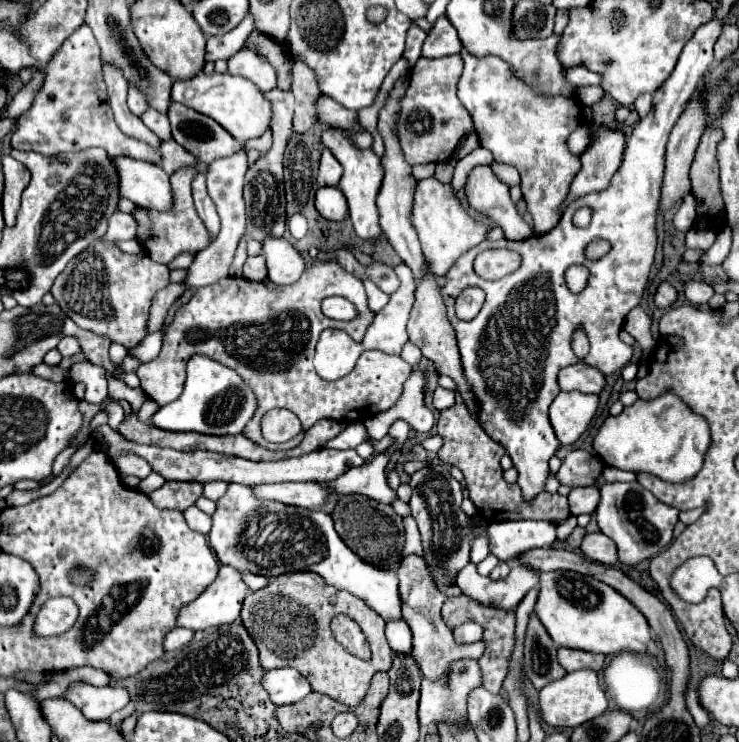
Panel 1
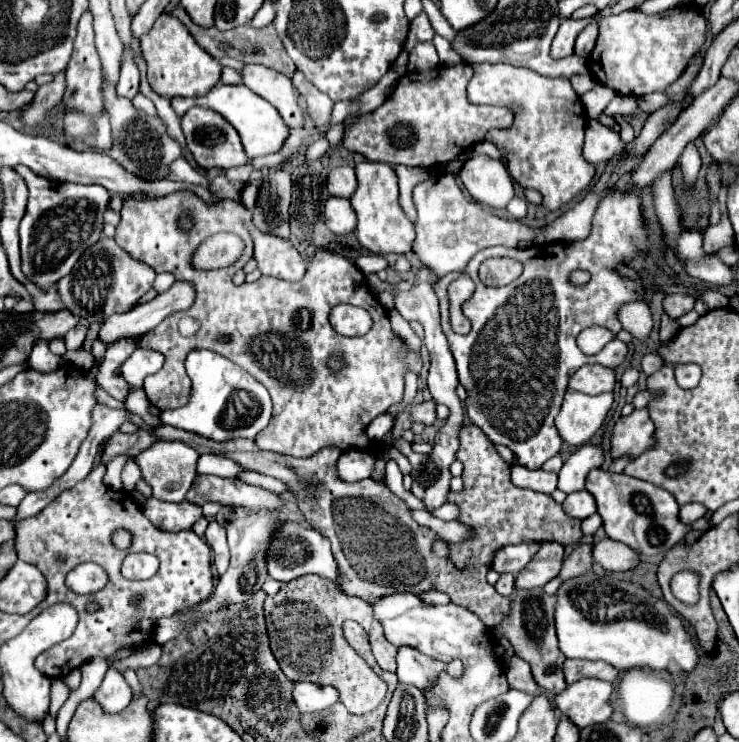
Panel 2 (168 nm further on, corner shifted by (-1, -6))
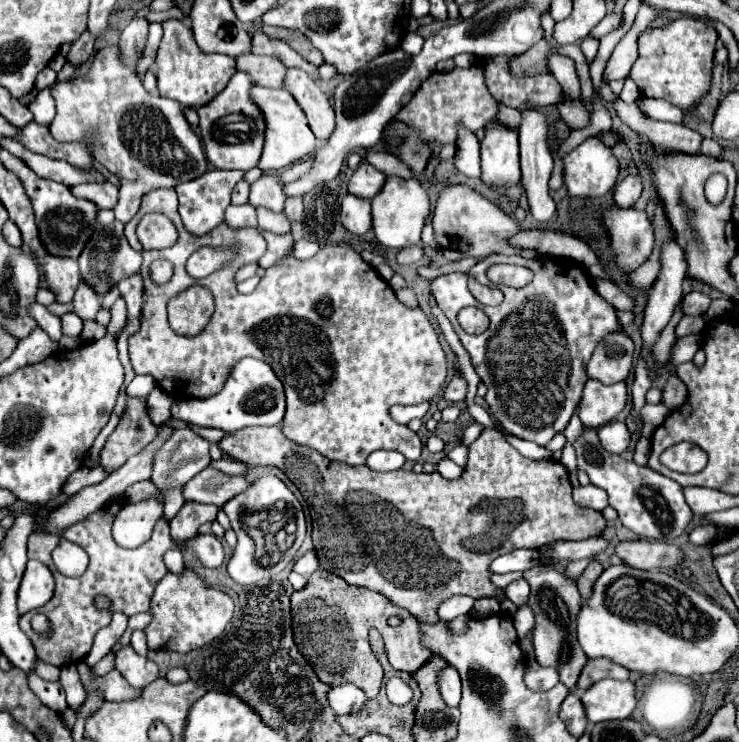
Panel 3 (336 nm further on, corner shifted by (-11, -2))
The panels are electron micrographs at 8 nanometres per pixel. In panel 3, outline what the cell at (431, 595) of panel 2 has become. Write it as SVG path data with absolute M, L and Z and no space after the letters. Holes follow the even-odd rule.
M453 596L445 600L438 609L438 615L442 620L451 621L459 615L468 614L473 608L475 600L471 596Z

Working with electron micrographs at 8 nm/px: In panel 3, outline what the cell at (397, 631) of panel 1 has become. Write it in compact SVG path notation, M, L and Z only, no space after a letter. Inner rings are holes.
M451 666L441 668L437 674L439 674L437 676L437 688L439 688L439 694L441 694L443 702L447 706L455 708L461 700L461 678L459 678L459 674Z

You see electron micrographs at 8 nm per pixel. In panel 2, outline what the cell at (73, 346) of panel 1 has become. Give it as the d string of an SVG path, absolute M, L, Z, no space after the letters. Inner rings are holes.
M81 318L79 324L77 324L77 328L71 328L71 330L67 332L67 336L65 336L67 350L75 350L75 348L79 348L79 346L83 344L83 340L85 340L85 336L87 336L87 328L89 328L87 318Z

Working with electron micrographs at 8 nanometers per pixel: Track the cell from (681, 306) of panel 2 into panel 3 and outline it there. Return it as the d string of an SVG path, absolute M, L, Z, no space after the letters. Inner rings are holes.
M691 292L691 294L683 296L681 308L683 308L683 314L687 314L687 316L703 316L709 308L709 302L711 302L709 296L705 296L701 292Z

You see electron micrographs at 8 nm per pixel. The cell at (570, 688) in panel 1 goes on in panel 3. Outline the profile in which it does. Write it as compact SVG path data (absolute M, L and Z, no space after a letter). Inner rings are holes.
M599 680L581 696L587 720L597 724L603 720L629 718L635 708L635 686L625 680Z

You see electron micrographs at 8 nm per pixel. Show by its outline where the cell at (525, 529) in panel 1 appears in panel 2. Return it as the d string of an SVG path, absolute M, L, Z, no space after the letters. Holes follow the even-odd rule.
M529 542L529 544L517 544L517 546L505 546L501 548L497 554L495 554L495 560L493 560L493 570L503 574L503 572L511 572L511 574L517 574L521 572L529 560L535 556L537 548L541 544L537 542Z

